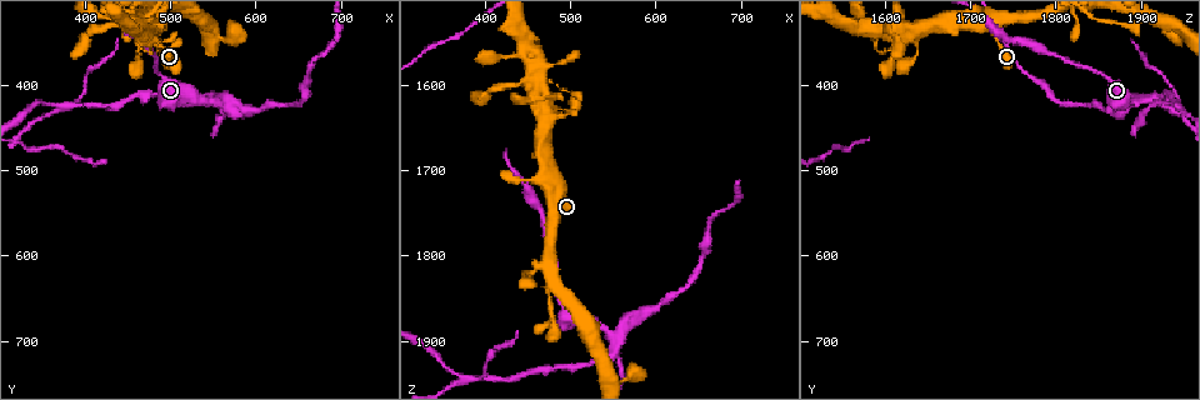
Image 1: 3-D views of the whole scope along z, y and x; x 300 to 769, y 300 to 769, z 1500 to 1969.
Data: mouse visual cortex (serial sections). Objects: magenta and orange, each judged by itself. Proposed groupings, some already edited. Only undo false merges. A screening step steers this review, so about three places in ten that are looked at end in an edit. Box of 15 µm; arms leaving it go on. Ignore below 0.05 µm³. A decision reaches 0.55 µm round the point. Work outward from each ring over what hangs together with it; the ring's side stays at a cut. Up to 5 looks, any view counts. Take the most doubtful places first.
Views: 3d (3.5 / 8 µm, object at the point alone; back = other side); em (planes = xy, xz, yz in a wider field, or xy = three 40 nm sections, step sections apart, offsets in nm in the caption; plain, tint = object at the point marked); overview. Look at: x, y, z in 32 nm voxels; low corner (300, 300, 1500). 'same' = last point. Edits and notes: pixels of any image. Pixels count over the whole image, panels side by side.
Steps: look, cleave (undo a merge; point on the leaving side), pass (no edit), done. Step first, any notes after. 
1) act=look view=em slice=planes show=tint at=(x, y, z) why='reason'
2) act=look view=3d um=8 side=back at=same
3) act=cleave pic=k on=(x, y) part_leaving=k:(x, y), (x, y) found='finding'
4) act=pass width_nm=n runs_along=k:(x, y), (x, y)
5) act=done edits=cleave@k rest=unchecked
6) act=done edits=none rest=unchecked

act=look view=3d um=3.5 at=(555, 420, 1895) why='three-way junction'

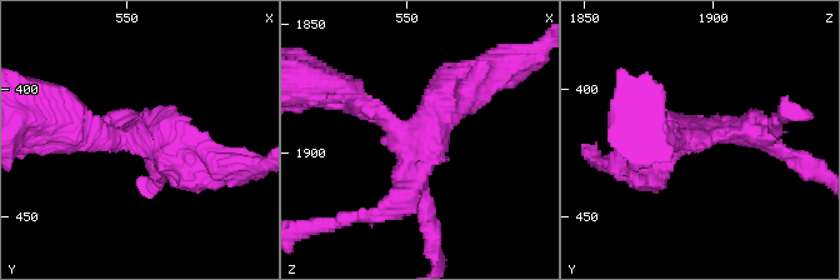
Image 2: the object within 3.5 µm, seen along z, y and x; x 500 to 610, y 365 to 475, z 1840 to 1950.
act=look view=em slice=xy step=5 show=tint at=(552, 419, 1894) arms=3 arm_widths_nm=300,300,400 why='need the tissue'

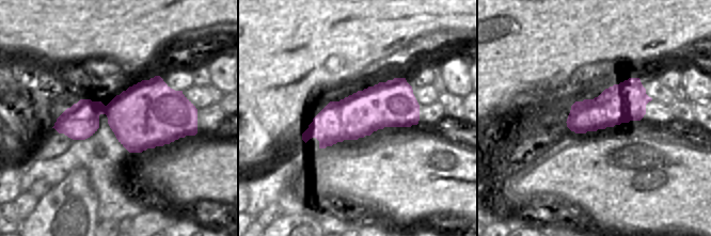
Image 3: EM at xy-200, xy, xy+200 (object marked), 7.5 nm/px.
act=cleave pic=2 on=(440, 111) width_nm=340 part_leaving=2:(410, 135), (503, 64) found='a second cell is stuck on'

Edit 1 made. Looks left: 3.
act=look view=3d um=3.5 at=(465, 350, 1615) why='calibre changes'

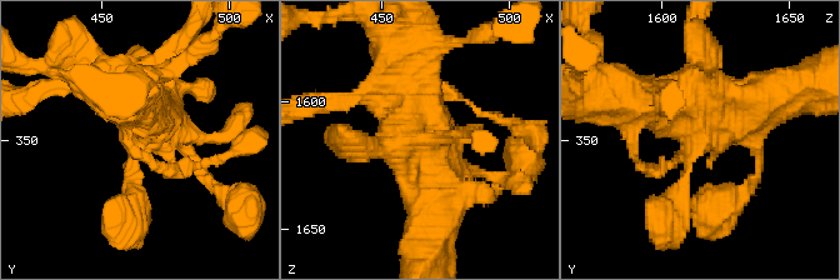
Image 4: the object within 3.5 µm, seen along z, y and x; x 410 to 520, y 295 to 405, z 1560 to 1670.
act=look view=em slice=xy step=3 show=tint at=(469, 347, 1615)

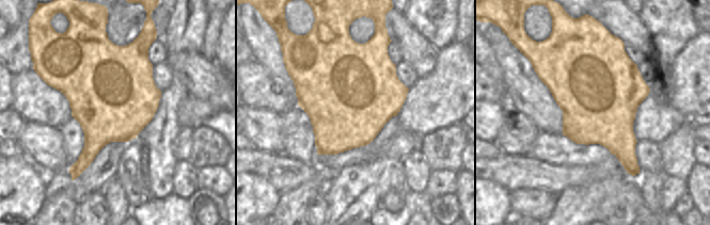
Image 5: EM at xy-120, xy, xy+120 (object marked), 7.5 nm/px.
act=pass width_nm=700 runs_along=4:(433, 234), (436, 160), (410, 84) found='continuous, no second cell'

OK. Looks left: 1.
act=done edits=cleave@2 rest=unchecked

